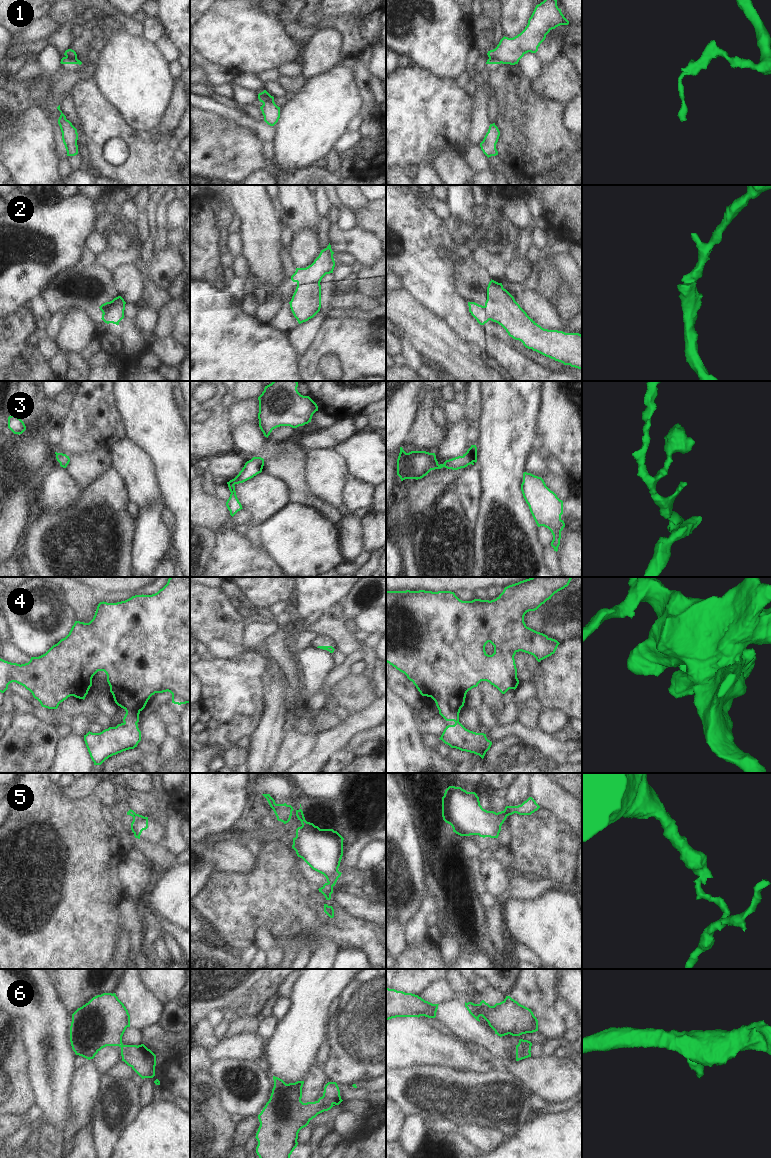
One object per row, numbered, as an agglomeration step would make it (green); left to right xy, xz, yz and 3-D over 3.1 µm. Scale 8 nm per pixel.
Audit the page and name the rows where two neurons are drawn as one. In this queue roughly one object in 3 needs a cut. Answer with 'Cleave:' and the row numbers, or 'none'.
Cleave: 1, 2, 5

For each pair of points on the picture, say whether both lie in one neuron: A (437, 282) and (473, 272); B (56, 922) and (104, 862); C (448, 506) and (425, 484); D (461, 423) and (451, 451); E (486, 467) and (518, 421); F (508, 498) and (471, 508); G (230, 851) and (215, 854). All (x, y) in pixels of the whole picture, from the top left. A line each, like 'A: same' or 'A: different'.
A: different
B: same
C: different
D: same
E: same
F: different
G: same

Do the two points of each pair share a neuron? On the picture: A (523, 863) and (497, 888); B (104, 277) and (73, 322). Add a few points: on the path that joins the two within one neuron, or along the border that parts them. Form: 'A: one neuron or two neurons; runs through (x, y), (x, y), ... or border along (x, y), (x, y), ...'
A: two neurons; border along (507, 871), (510, 875), (528, 875), (533, 878)
B: two neurons; border along (87, 310), (70, 309), (63, 313)

